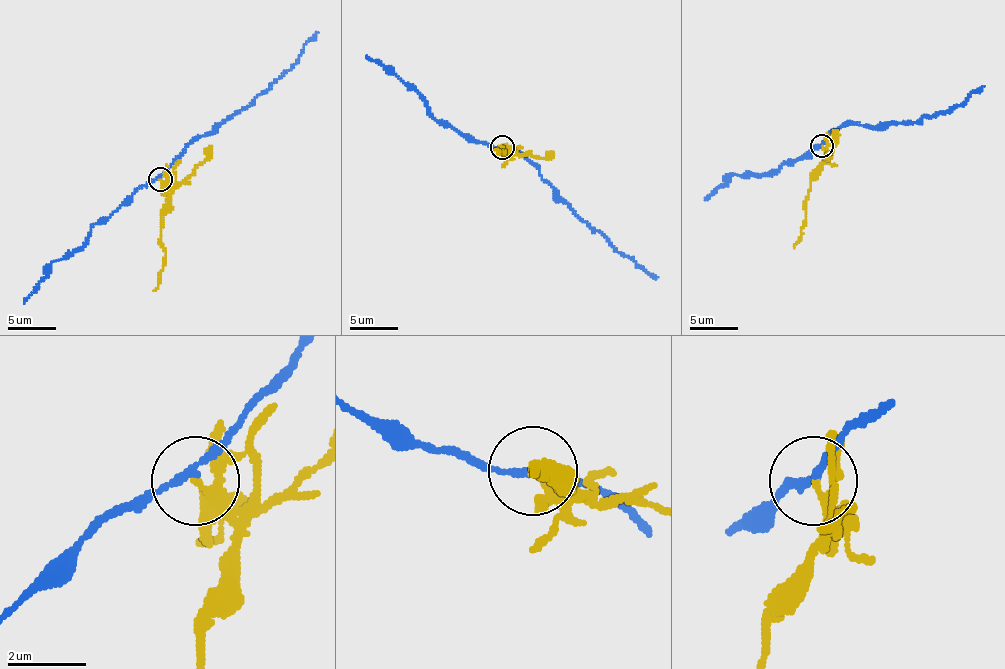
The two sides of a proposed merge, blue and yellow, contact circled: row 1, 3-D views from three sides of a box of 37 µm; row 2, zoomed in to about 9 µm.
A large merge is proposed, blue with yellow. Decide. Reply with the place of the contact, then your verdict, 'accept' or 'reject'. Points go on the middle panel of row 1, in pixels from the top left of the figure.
at (502, 147); reject

